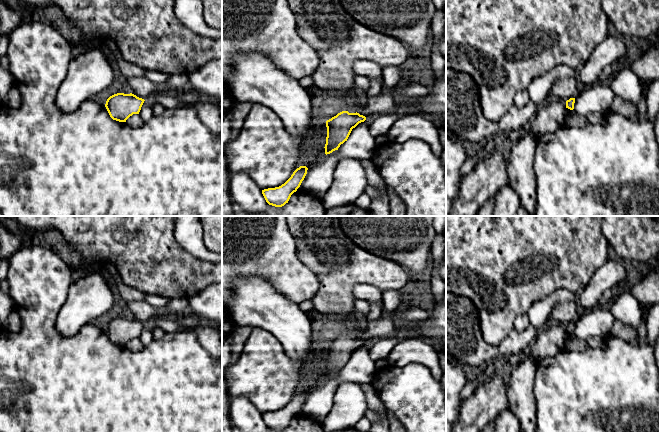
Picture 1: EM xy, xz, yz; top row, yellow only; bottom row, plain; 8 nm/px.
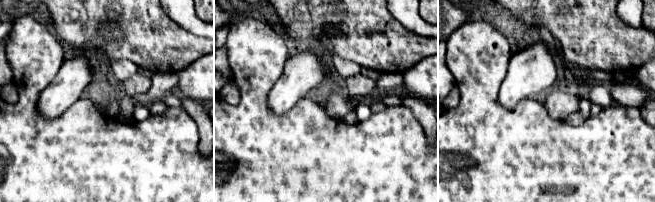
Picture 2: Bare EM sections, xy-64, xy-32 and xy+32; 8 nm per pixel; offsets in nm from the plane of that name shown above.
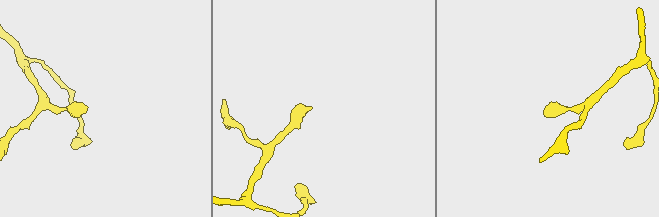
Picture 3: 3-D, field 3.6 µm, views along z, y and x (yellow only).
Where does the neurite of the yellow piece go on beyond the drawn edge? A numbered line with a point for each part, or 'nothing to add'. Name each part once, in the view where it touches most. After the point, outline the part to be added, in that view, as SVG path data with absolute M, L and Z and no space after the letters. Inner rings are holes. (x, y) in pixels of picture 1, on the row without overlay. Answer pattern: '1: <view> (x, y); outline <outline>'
nothing to add

